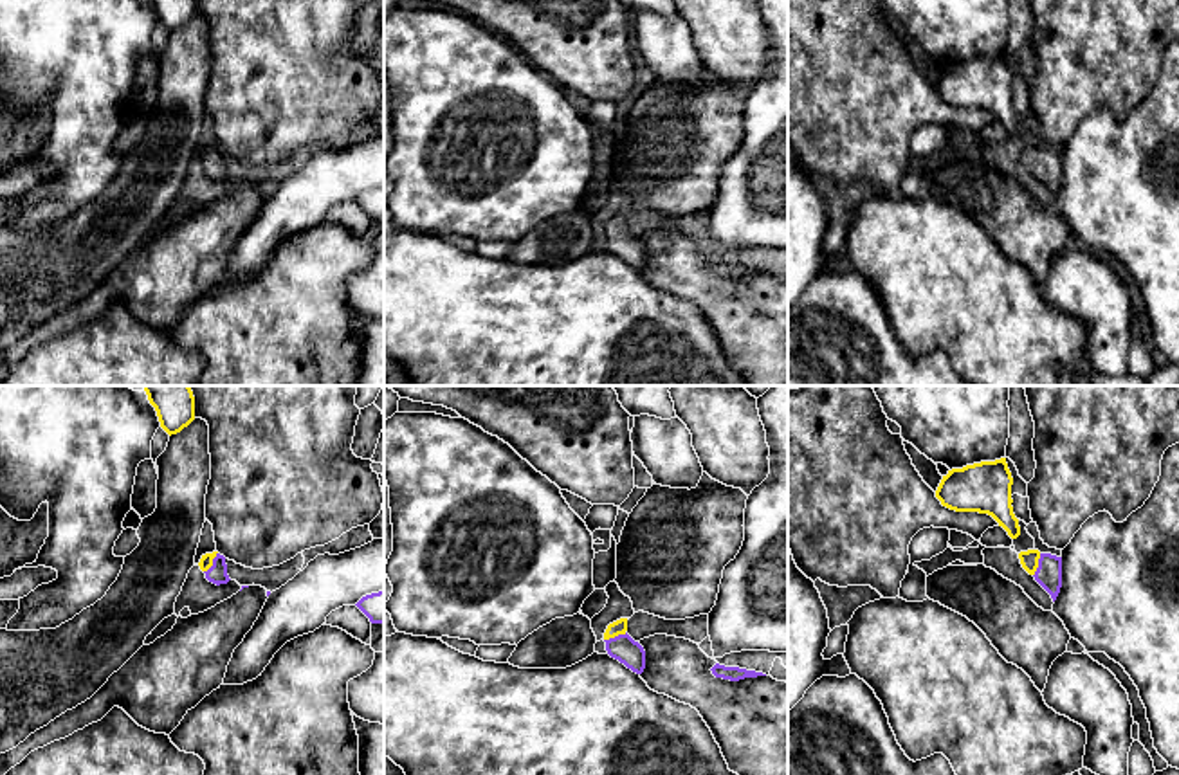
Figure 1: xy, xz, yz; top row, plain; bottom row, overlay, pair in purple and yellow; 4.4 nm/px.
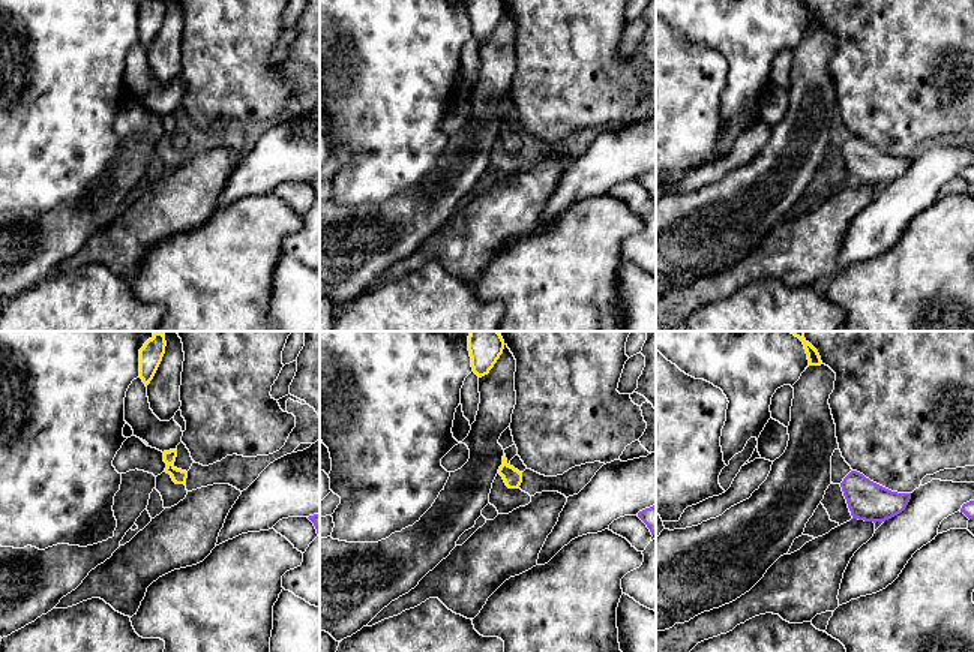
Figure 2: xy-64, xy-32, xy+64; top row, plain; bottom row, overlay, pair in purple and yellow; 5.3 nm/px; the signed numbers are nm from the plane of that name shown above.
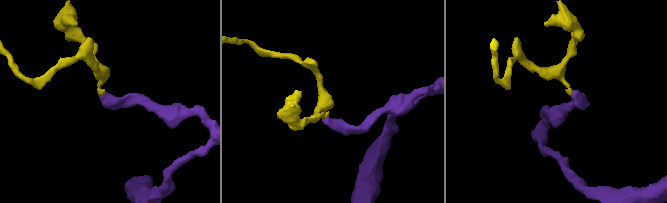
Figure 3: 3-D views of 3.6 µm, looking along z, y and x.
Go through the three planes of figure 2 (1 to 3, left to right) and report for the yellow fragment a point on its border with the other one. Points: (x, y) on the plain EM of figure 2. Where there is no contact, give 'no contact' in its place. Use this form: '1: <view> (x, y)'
1: no contact
2: no contact
3: no contact

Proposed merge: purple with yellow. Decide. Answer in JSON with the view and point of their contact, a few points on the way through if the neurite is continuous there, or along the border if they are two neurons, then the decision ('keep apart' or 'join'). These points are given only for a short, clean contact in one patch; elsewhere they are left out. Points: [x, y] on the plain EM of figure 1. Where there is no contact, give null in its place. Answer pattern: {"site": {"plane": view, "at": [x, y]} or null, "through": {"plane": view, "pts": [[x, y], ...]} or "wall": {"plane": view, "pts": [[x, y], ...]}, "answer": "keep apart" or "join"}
{"site": {"plane": "xz", "at": [615, 233]}, "through": {"plane": "xz", "pts": [[622, 244], [615, 233], [617, 224]]}, "answer": "join"}

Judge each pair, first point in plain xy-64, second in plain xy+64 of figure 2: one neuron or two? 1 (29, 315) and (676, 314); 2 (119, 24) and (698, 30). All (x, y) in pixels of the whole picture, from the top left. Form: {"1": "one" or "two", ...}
{"1": "two", "2": "one"}

